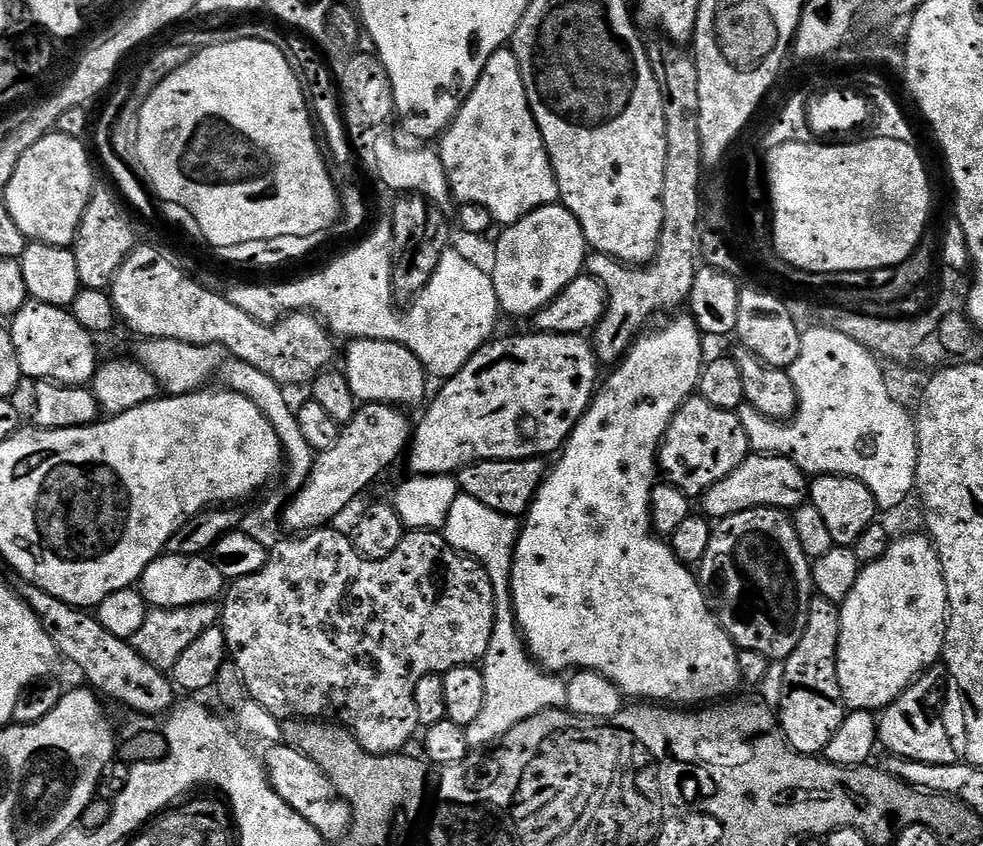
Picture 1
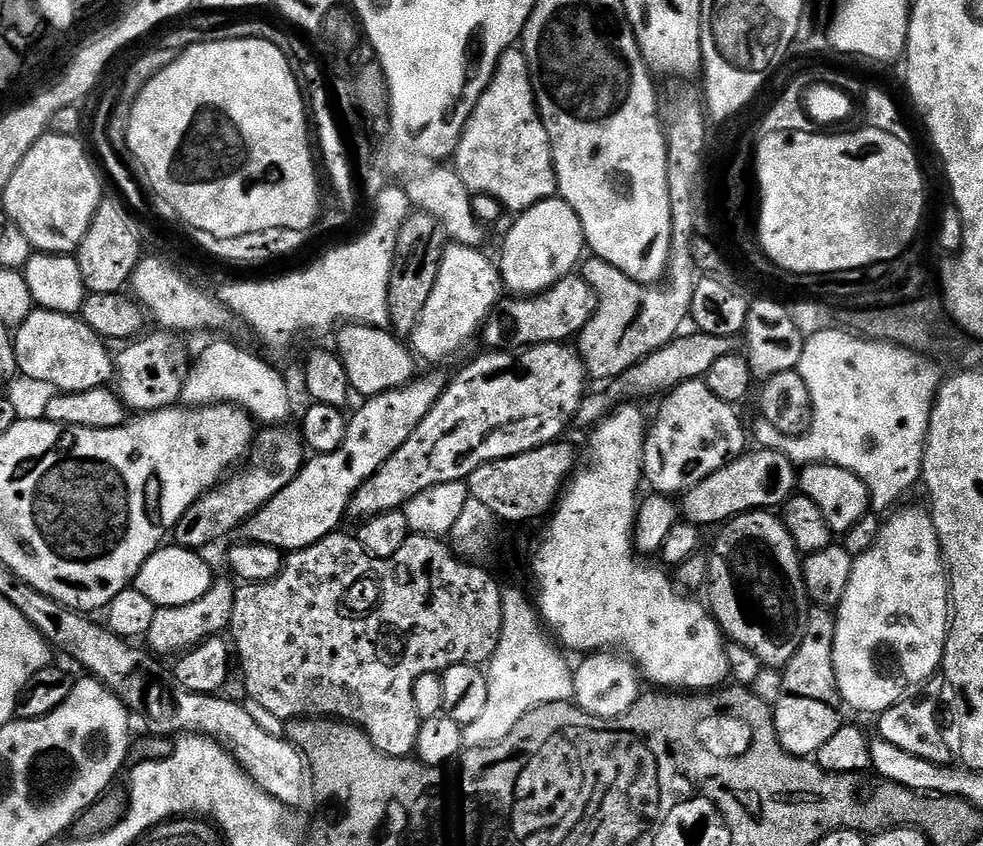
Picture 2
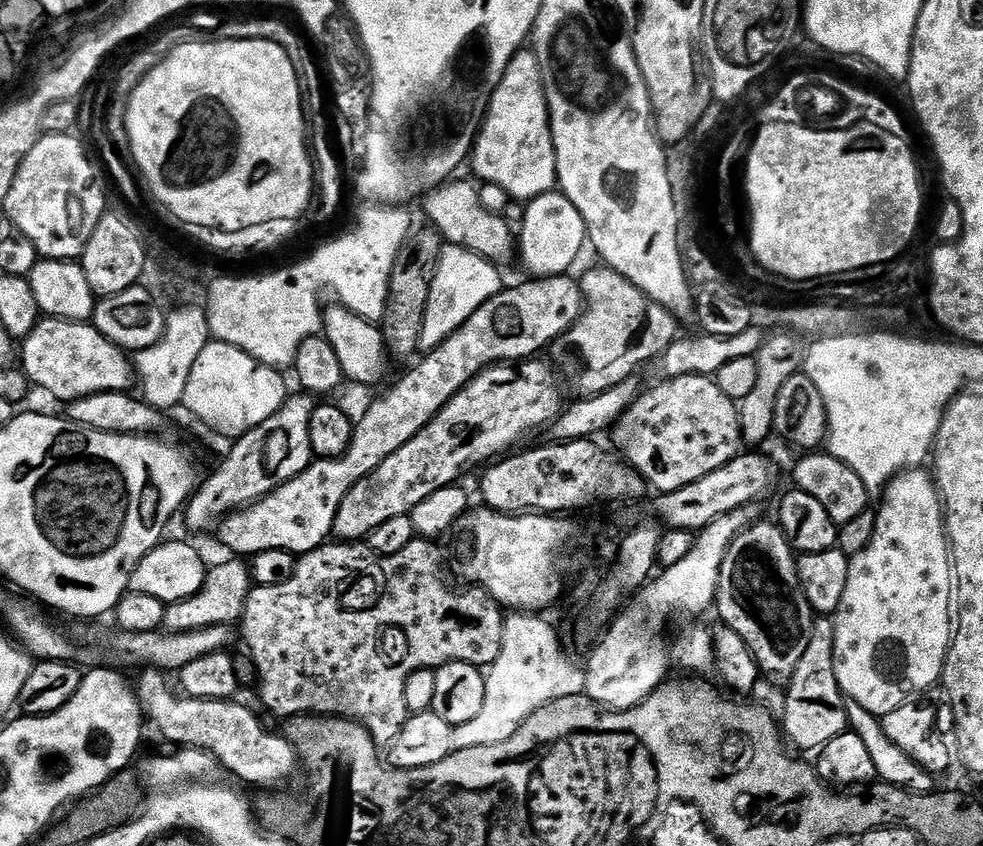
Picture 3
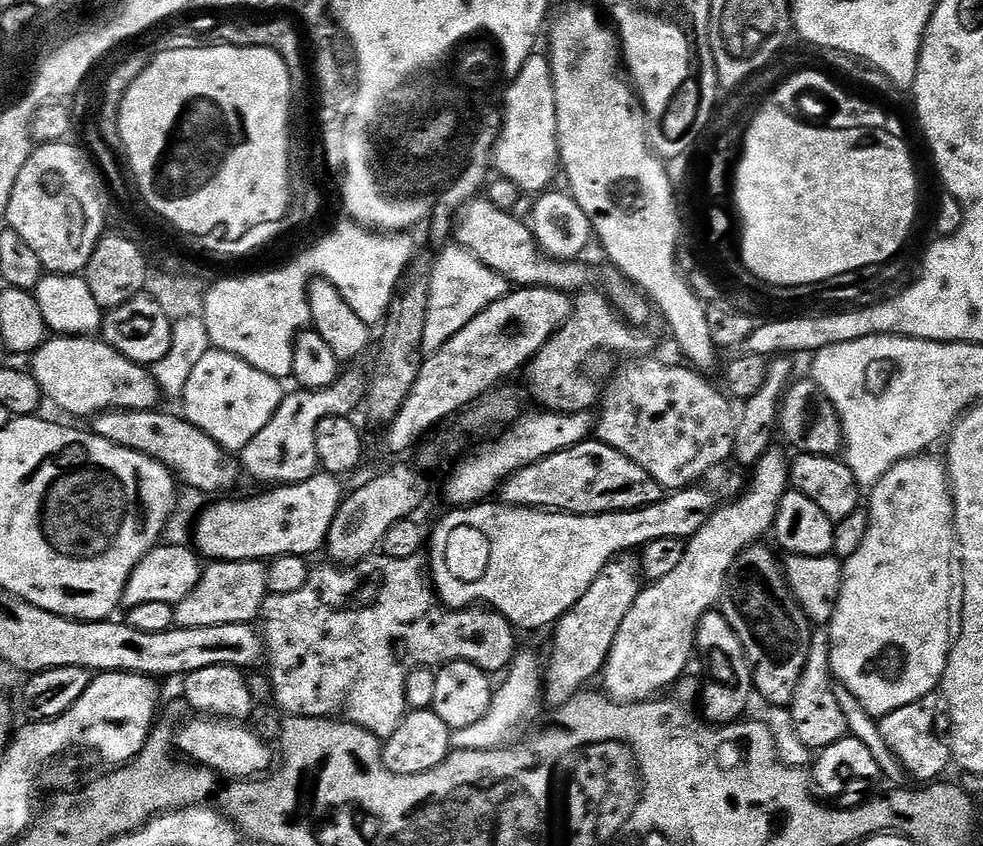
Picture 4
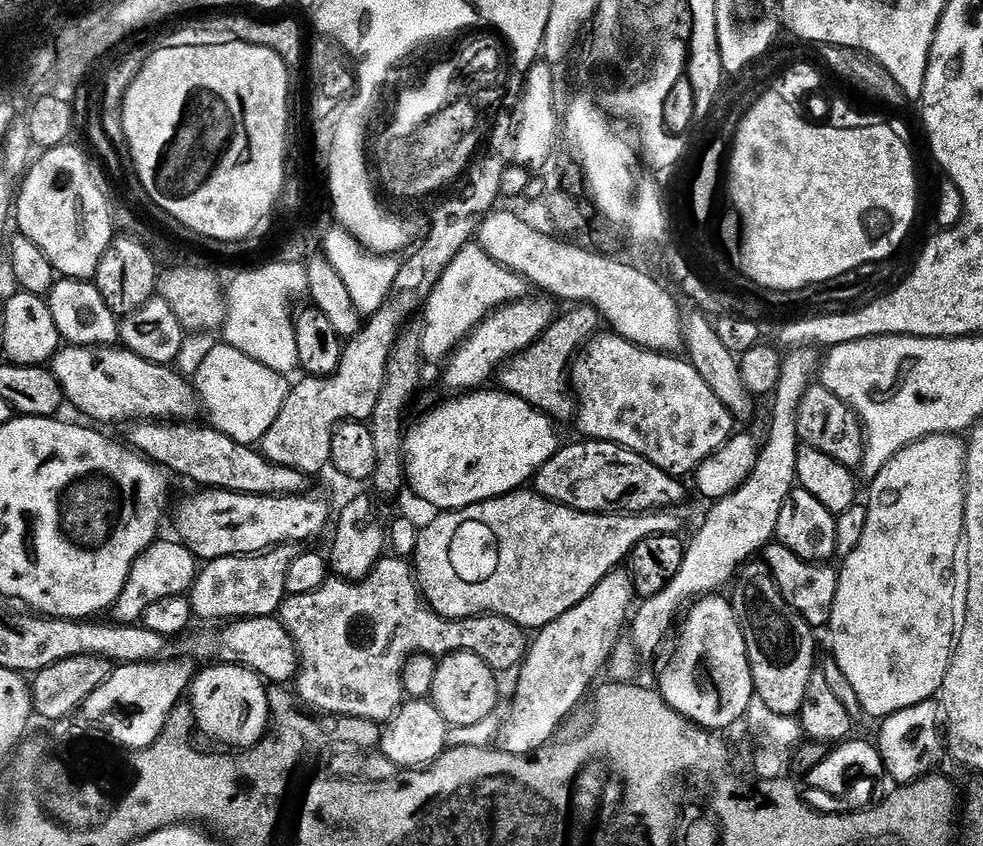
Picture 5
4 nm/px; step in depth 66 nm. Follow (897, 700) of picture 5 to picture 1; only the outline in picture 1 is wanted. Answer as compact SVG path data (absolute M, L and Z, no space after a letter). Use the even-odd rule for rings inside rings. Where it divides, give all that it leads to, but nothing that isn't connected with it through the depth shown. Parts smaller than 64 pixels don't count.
M924 534L903 536L893 539L889 543L886 554L874 562L863 565L858 574L858 582L854 582L854 590L846 597L840 609L840 637L838 638L838 682L844 695L845 705L857 712L879 713L881 710L894 703L915 680L919 680L925 672L933 667L935 660L939 661L944 654L944 639L948 629L948 591L946 590L946 578L942 570L940 555L936 553L936 545Z

